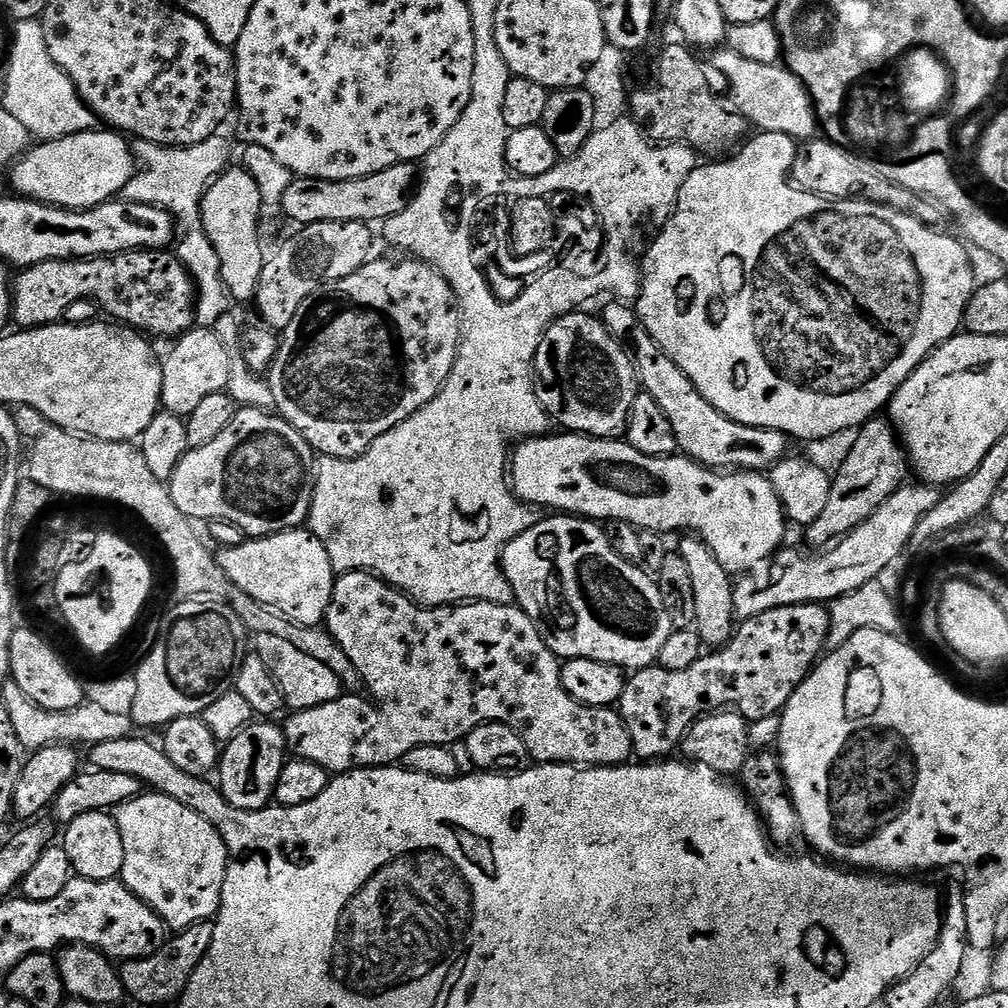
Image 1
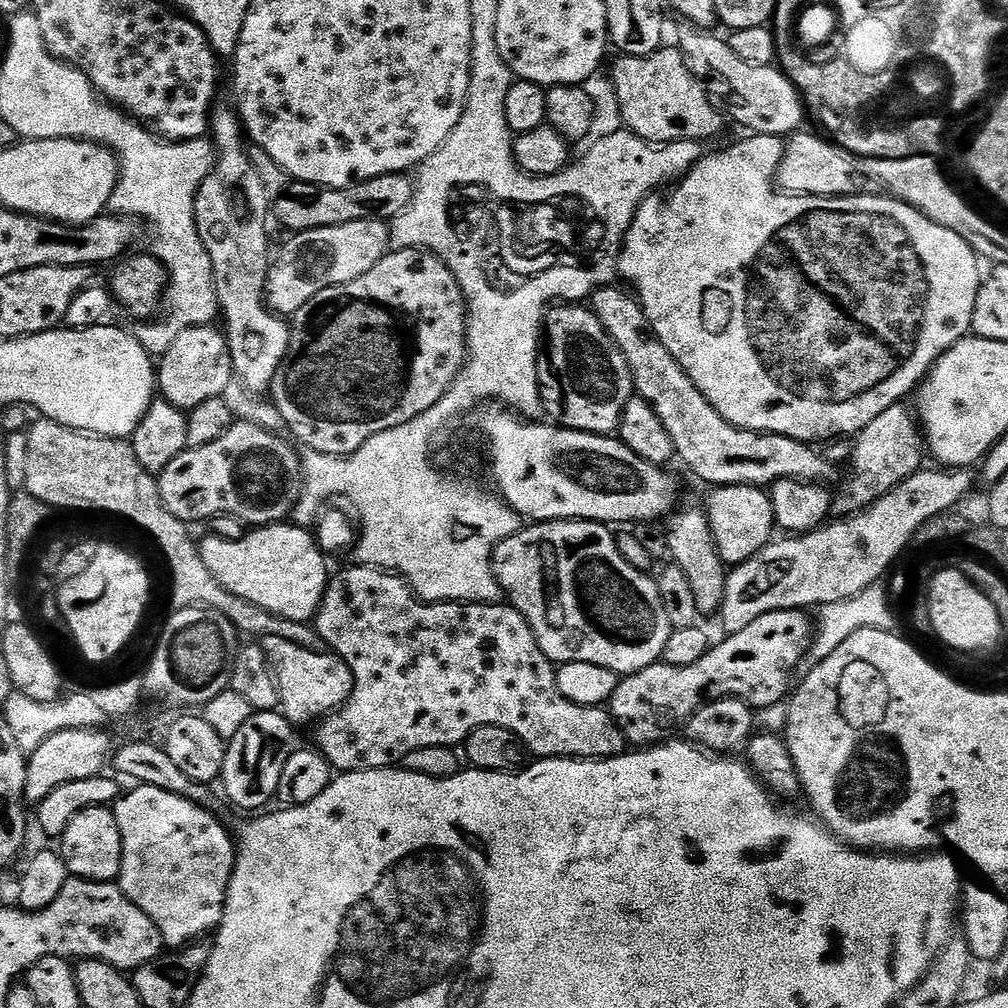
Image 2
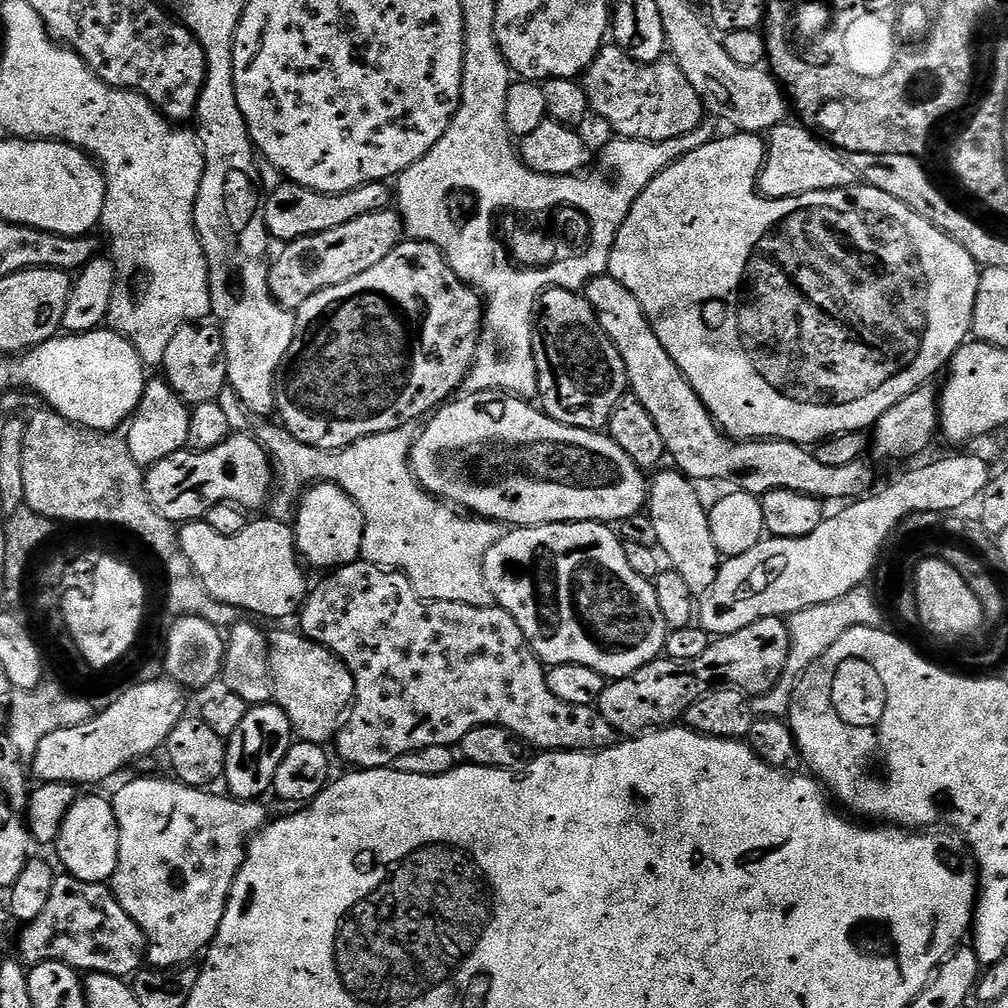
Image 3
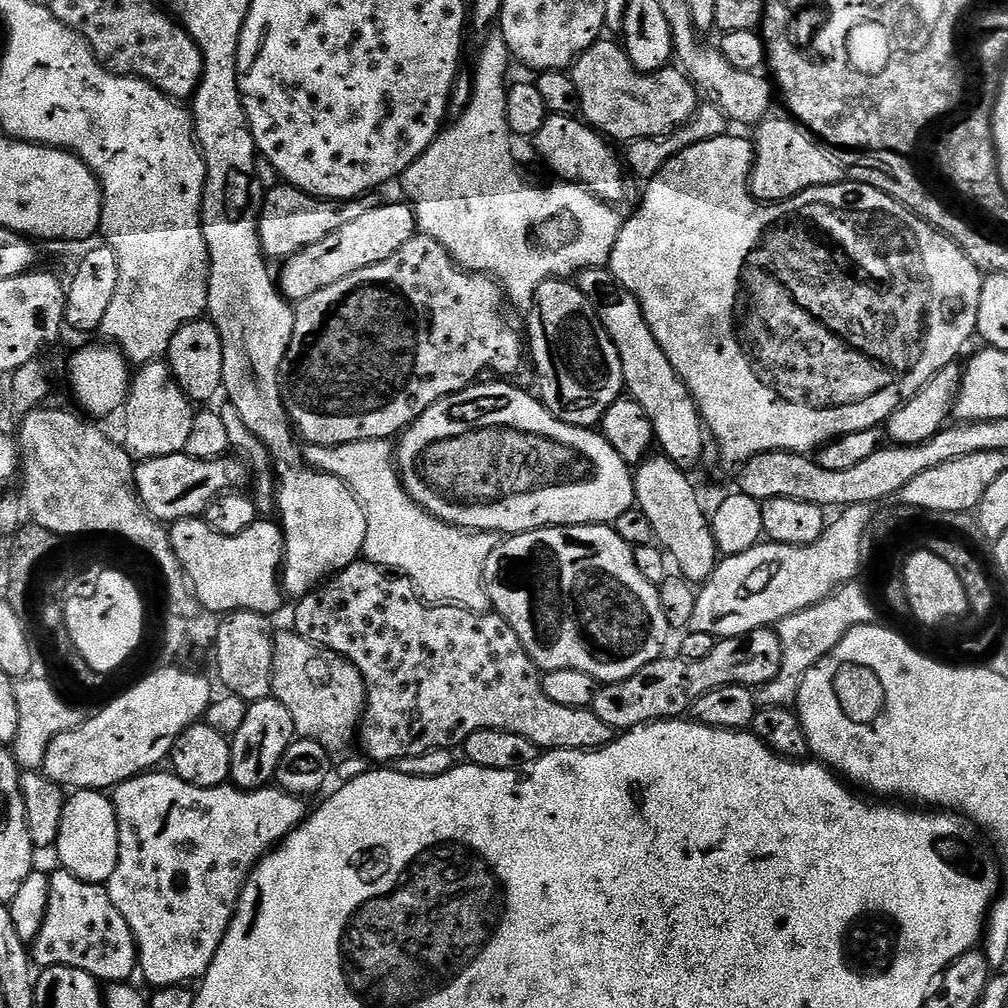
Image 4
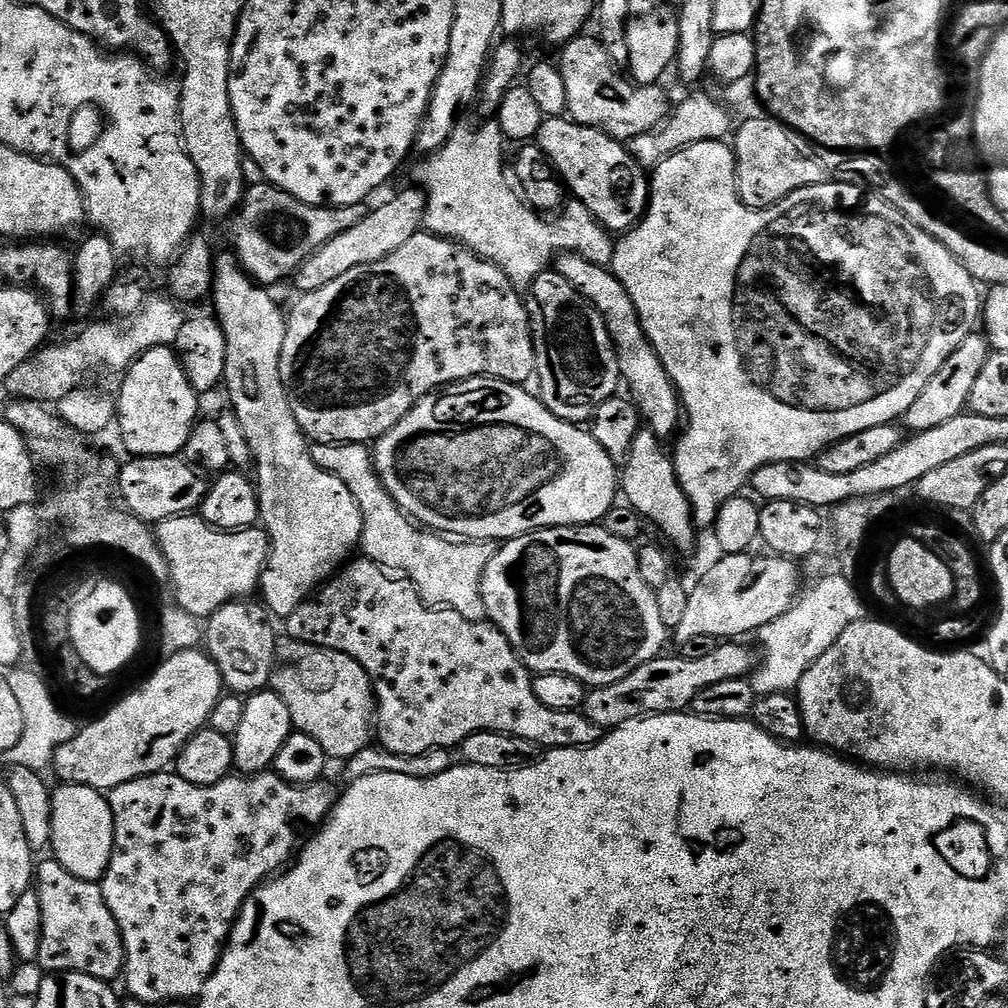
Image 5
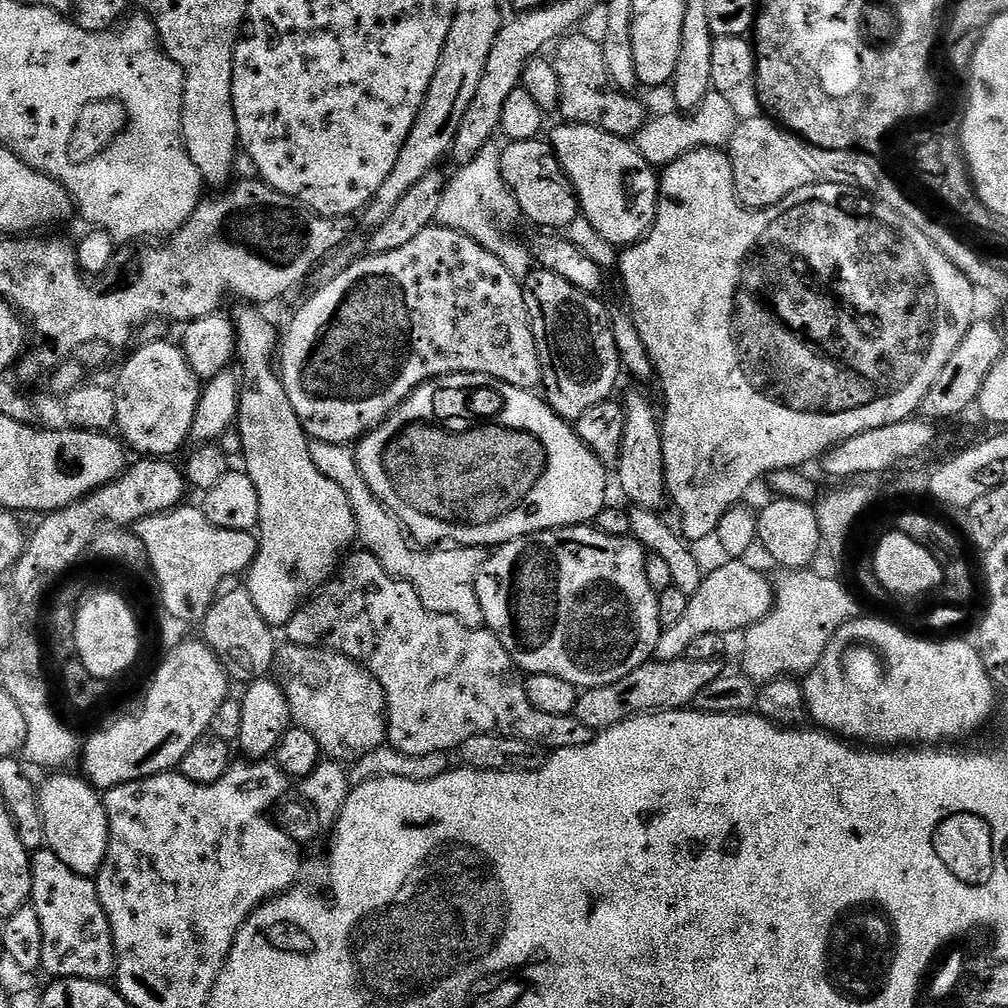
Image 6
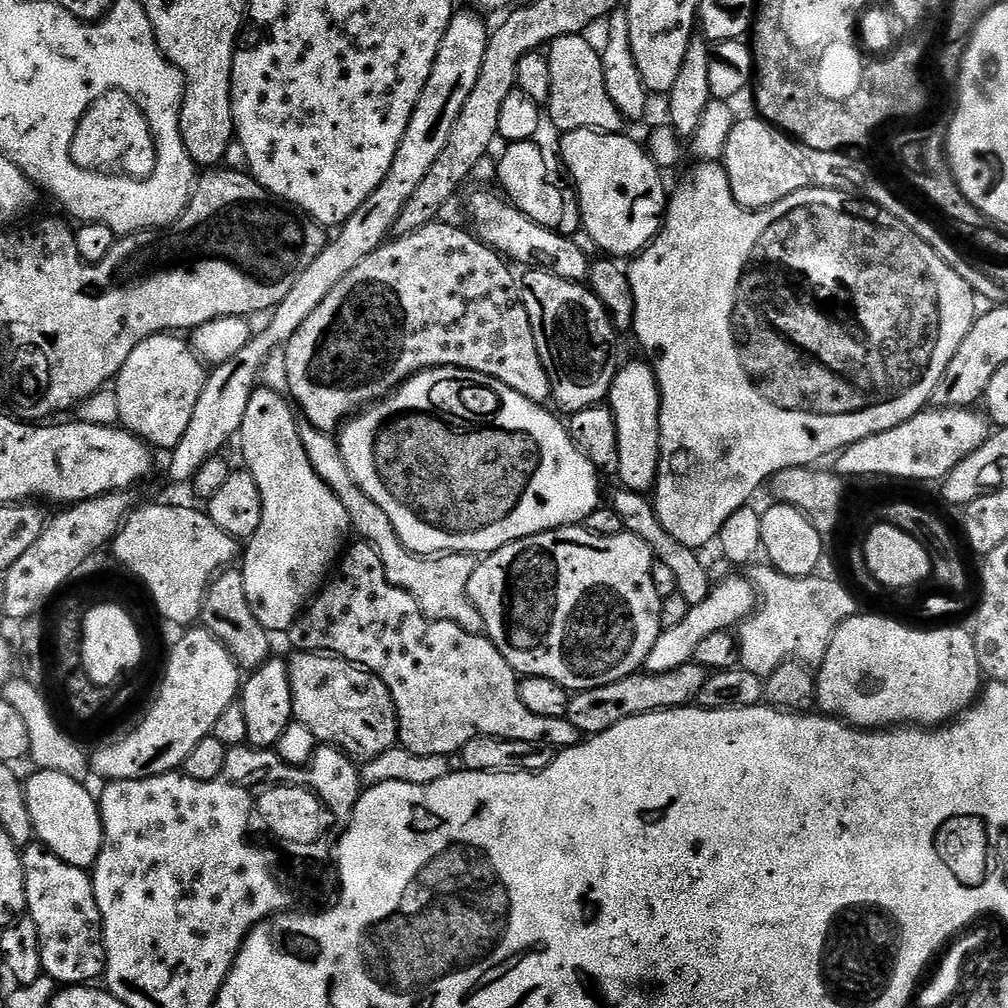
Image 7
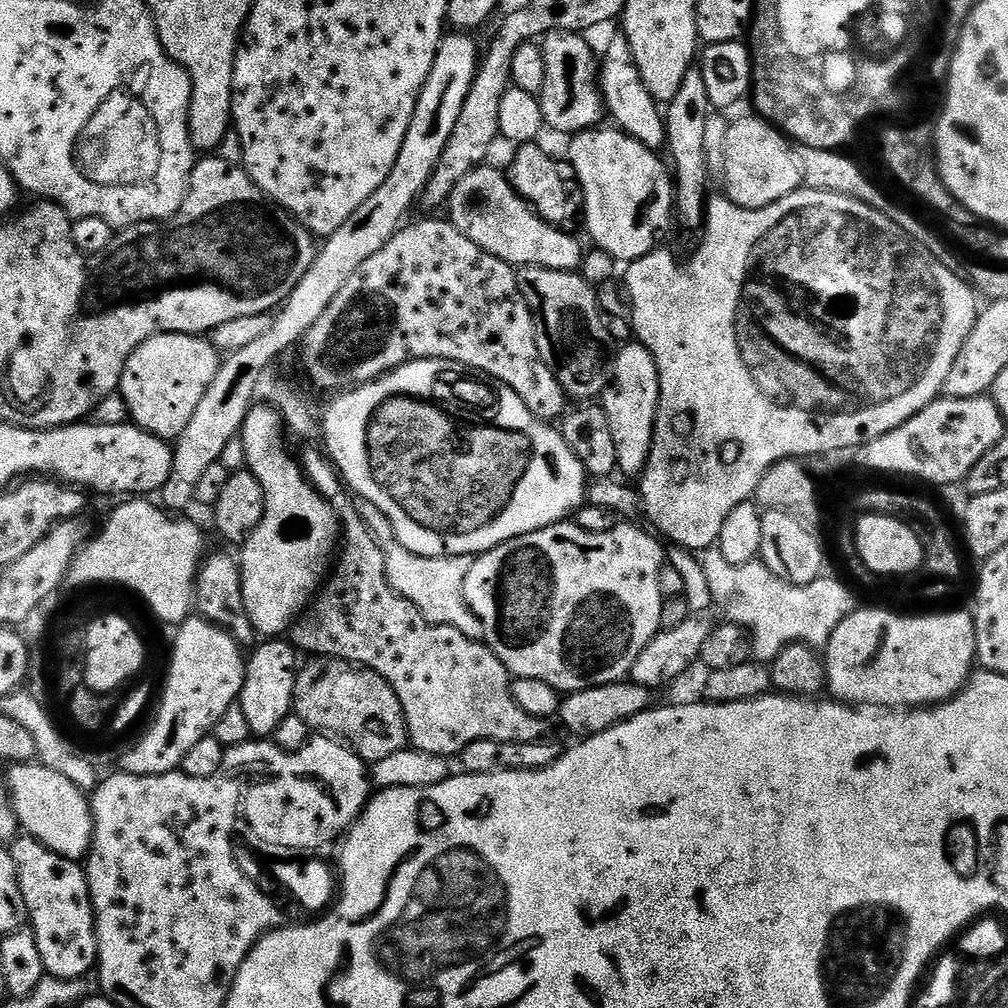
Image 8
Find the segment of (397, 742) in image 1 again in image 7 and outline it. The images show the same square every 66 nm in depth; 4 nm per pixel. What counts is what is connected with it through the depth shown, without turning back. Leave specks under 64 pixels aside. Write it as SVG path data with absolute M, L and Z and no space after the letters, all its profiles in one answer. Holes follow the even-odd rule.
M354 544L343 553L331 579L296 617L286 639L295 651L341 656L382 678L396 707L399 747L414 754L447 757L476 736L545 744L558 750L581 743L582 733L574 722L542 718L522 702L521 677L487 635L467 632L449 620L432 620L406 590L388 581L382 558L371 544Z

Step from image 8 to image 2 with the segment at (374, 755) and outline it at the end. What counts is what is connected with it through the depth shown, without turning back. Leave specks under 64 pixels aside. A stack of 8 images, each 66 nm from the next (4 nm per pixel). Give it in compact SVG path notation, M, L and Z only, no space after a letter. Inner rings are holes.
M263 637L264 659L280 693L279 711L293 726L315 725L330 713L339 710L352 693L352 671L346 662L331 651L315 652L286 642L286 638Z

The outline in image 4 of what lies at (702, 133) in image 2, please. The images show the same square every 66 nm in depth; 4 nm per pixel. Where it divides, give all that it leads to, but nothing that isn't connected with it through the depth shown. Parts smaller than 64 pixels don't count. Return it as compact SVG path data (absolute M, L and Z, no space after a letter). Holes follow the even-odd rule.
M607 38L594 42L570 69L578 92L579 115L609 141L655 140L675 133L698 108L698 93L679 67L639 72L619 43Z

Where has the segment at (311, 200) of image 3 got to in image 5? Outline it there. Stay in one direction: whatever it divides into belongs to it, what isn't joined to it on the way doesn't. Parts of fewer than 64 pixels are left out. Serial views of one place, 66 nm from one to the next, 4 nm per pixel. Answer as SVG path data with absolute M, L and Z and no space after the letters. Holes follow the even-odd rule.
M270 183L253 184L245 191L244 203L231 219L232 244L237 259L257 284L273 286L291 277L306 258L318 251L330 238L346 234L350 226L358 226L370 211L367 203L354 206L323 208L310 206Z

